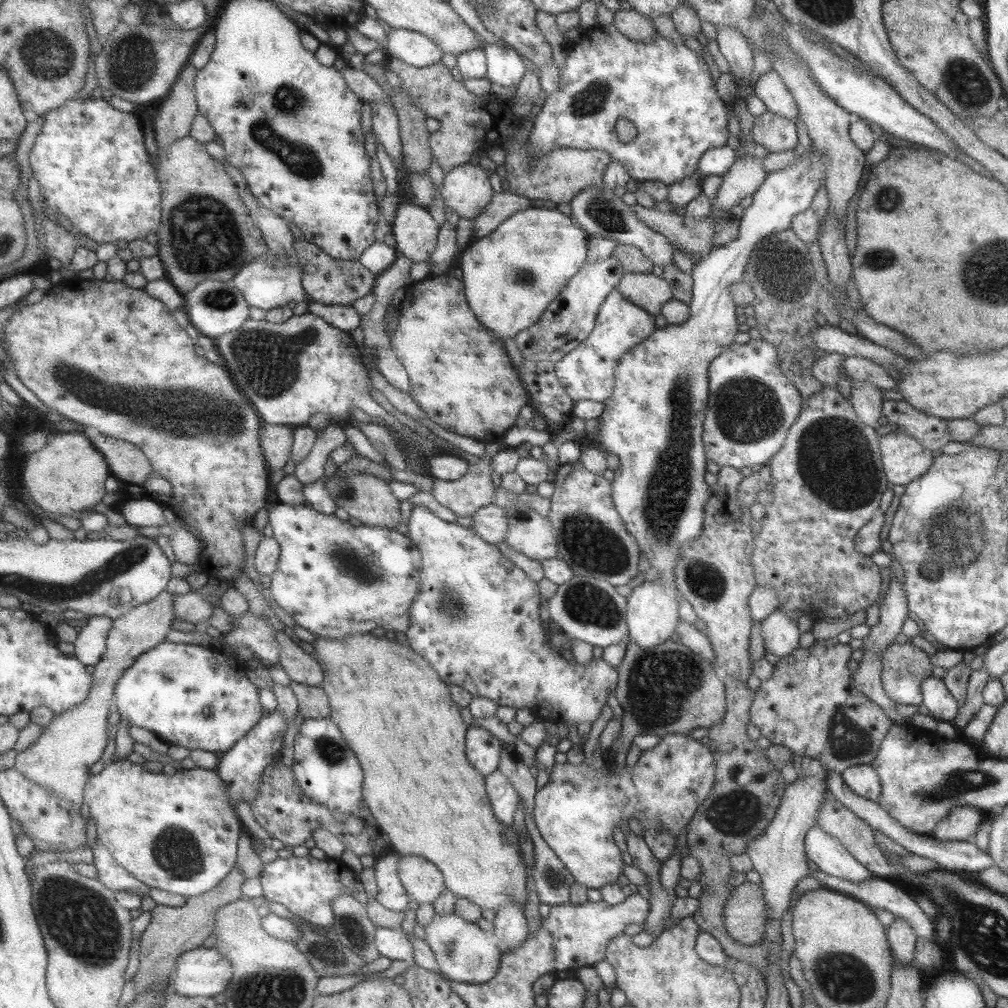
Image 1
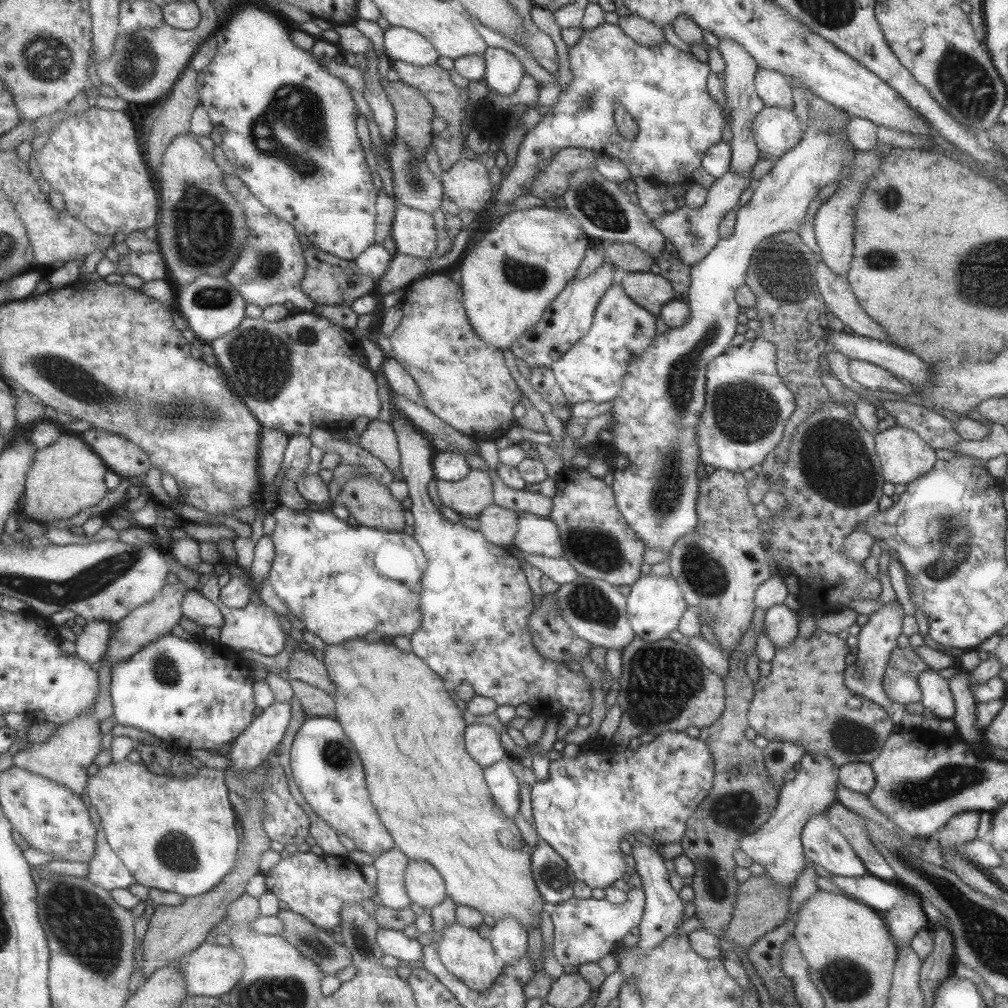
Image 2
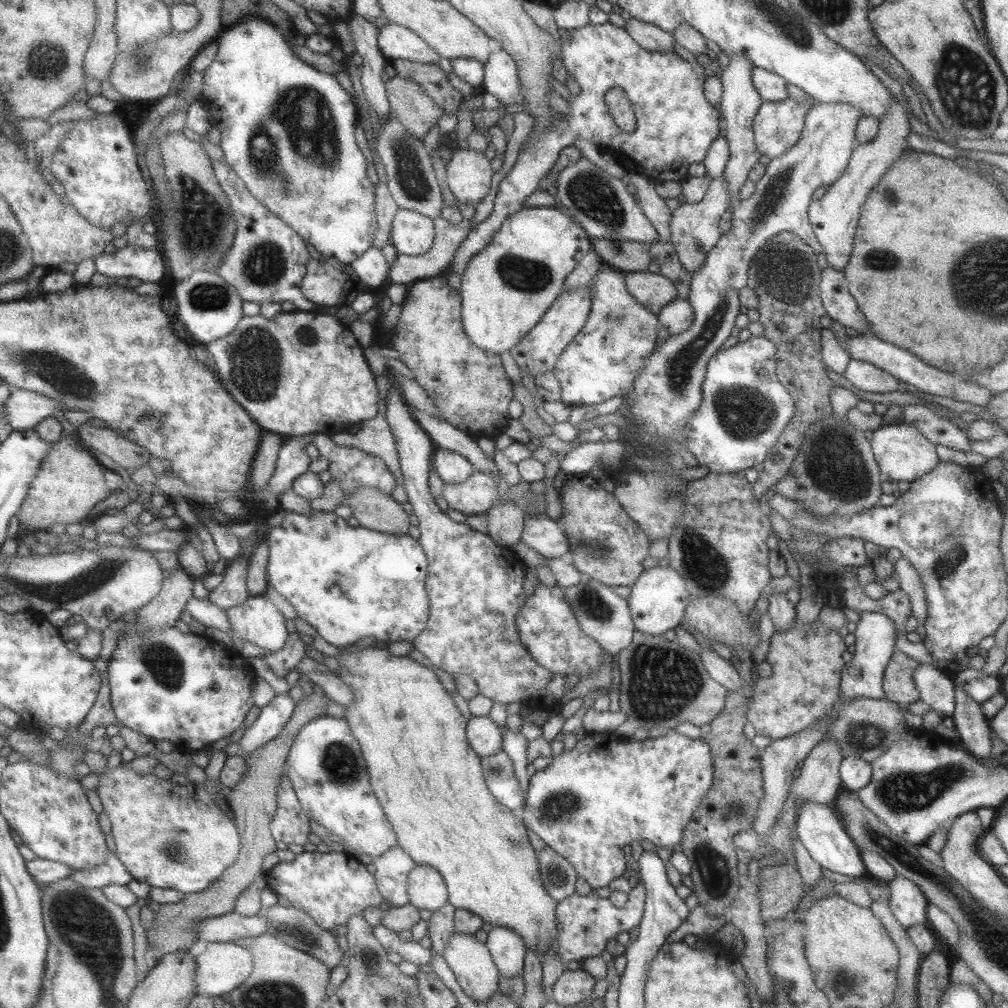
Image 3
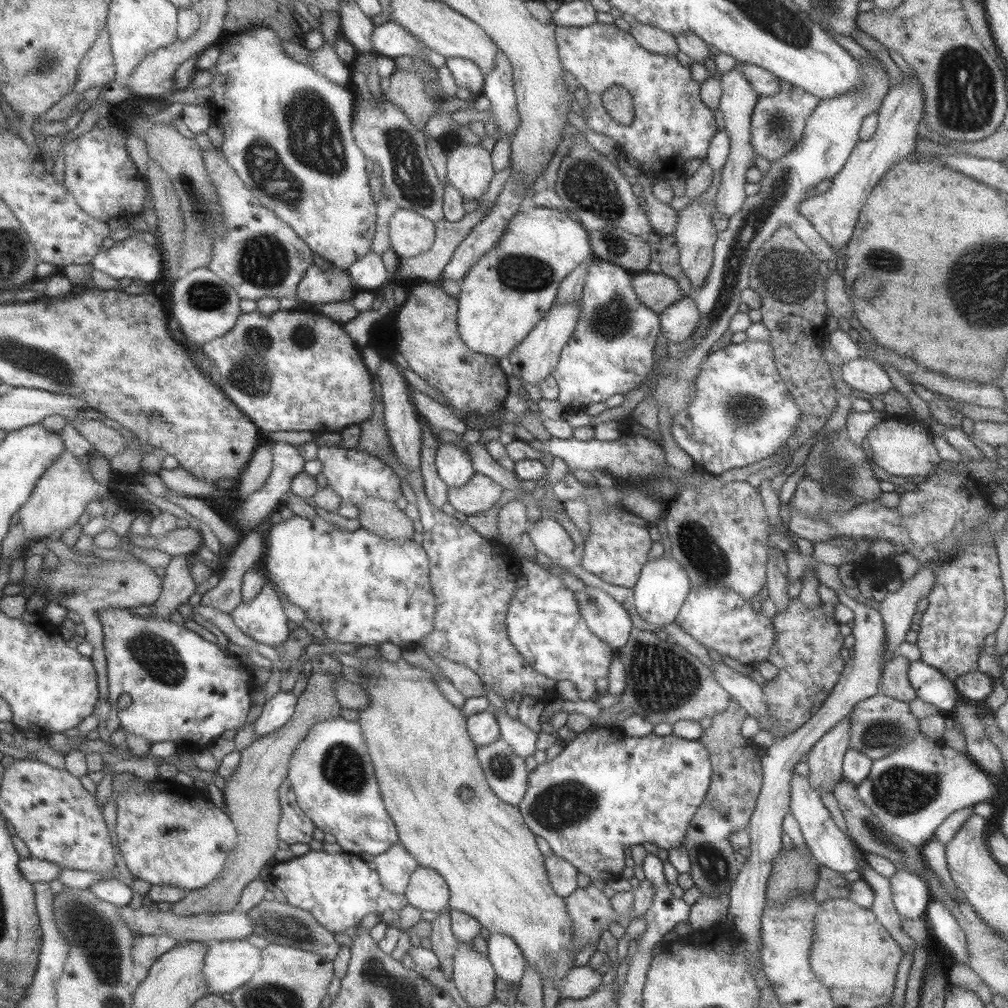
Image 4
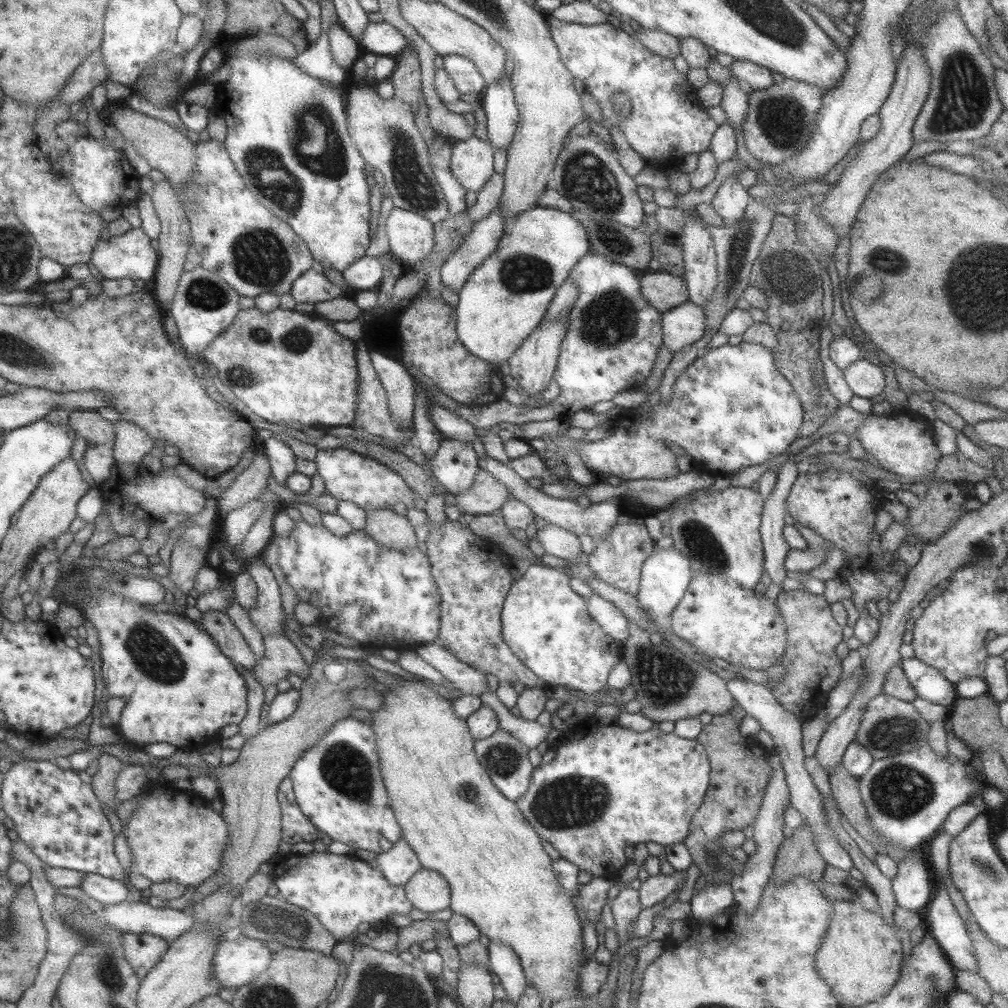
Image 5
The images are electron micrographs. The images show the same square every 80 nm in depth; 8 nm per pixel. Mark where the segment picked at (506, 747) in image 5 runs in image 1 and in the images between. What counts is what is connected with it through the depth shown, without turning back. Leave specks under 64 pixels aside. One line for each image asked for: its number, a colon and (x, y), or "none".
1: (503, 797)
2: (502, 785)
3: (499, 773)
4: (506, 773)

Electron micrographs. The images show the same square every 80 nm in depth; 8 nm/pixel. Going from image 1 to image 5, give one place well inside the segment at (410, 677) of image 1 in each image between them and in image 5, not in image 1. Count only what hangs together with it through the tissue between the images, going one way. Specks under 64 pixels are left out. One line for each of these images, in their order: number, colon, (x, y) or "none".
2: (429, 793)
3: (429, 782)
4: (447, 817)
5: (459, 825)

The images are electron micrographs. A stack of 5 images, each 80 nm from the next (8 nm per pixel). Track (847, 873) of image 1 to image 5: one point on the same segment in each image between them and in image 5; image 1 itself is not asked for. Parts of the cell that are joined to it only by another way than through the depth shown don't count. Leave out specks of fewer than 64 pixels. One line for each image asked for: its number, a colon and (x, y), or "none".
2: (822, 844)
3: (821, 833)
4: (831, 848)
5: (756, 700)

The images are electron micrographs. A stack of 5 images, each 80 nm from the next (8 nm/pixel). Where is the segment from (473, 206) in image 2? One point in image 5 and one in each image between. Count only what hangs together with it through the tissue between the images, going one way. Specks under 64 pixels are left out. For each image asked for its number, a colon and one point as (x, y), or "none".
3: (468, 174)
4: (469, 171)
5: (471, 164)

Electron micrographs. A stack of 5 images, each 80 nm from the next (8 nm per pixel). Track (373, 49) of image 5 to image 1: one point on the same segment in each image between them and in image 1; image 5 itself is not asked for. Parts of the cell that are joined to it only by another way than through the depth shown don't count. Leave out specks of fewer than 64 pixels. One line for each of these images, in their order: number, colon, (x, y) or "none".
1: (413, 48)
2: (399, 43)
3: (394, 42)
4: (389, 39)

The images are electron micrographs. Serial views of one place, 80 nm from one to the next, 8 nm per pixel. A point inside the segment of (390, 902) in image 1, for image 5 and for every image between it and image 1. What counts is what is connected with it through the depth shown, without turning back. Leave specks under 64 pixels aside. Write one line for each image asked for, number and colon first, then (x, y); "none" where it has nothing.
2: (390, 864)
3: (391, 868)
4: (394, 867)
5: (399, 863)

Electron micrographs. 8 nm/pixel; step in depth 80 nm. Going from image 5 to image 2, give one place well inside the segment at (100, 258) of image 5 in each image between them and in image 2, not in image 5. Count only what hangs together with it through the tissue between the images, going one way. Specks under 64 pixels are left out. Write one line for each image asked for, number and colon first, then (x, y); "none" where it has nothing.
2: (149, 266)
3: (131, 261)
4: (132, 258)

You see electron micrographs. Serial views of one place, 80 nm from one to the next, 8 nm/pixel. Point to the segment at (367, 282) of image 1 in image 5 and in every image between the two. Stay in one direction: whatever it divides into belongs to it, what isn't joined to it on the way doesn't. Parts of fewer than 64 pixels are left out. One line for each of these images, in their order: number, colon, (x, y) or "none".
2: (328, 280)
3: (328, 282)
4: (317, 286)
5: (312, 286)

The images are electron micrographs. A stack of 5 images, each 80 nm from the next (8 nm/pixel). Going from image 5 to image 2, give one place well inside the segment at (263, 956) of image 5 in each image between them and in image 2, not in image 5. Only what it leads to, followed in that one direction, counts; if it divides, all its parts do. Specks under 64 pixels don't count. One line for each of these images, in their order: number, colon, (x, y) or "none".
2: (210, 970)
3: (223, 965)
4: (229, 963)

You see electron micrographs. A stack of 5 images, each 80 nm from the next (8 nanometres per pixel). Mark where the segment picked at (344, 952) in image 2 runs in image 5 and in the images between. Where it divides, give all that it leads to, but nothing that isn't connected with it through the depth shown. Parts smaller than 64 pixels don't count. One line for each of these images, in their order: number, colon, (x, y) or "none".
3: (295, 928)
4: (277, 922)
5: (270, 918)

